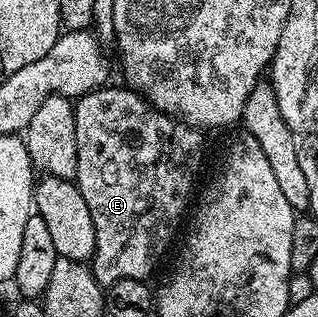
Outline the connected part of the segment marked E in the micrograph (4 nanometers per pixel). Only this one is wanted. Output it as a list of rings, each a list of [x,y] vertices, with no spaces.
[[[98,89],[89,91],[86,95],[76,100],[73,112],[75,113],[75,145],[77,146],[77,178],[75,180],[79,193],[83,193],[83,201],[87,201],[87,209],[91,213],[91,221],[95,224],[95,253],[91,260],[93,276],[95,281],[100,283],[102,288],[109,287],[115,281],[124,279],[150,278],[149,274],[157,267],[157,262],[165,255],[165,250],[173,243],[177,235],[177,226],[181,218],[186,215],[191,207],[191,200],[194,198],[193,186],[197,183],[197,174],[201,171],[201,162],[205,159],[205,139],[200,130],[182,123],[173,118],[172,115],[159,108],[151,106],[146,99],[142,99],[136,91],[124,89],[125,91],[109,91],[110,89]]]

